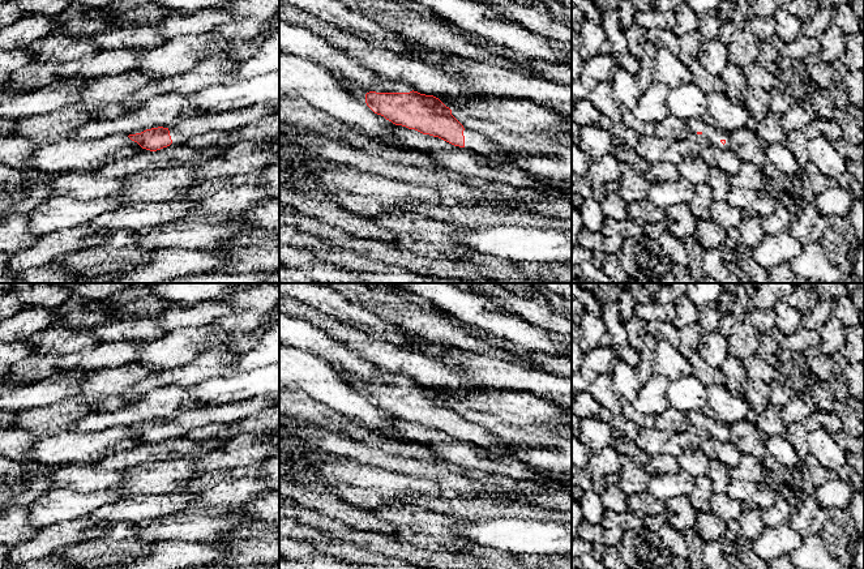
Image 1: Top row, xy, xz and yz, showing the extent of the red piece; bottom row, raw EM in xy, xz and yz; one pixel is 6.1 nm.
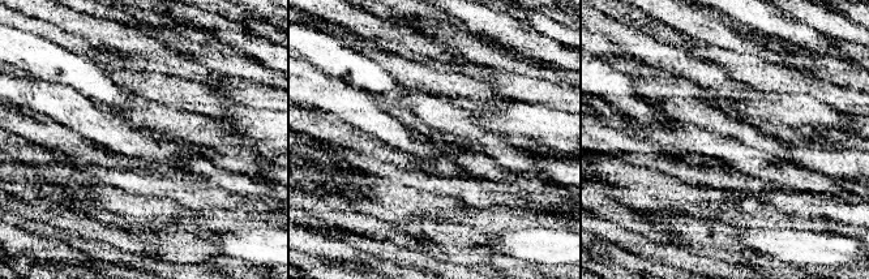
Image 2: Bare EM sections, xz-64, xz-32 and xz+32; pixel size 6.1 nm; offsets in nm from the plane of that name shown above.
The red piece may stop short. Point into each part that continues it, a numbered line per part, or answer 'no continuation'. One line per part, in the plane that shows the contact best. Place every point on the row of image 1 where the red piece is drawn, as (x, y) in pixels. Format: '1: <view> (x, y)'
1: xy (188, 127)
2: xz (385, 85)

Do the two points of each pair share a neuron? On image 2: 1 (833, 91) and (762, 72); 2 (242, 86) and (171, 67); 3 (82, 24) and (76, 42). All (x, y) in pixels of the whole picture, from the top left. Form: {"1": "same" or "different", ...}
{"1": "same", "2": "different", "3": "different"}

